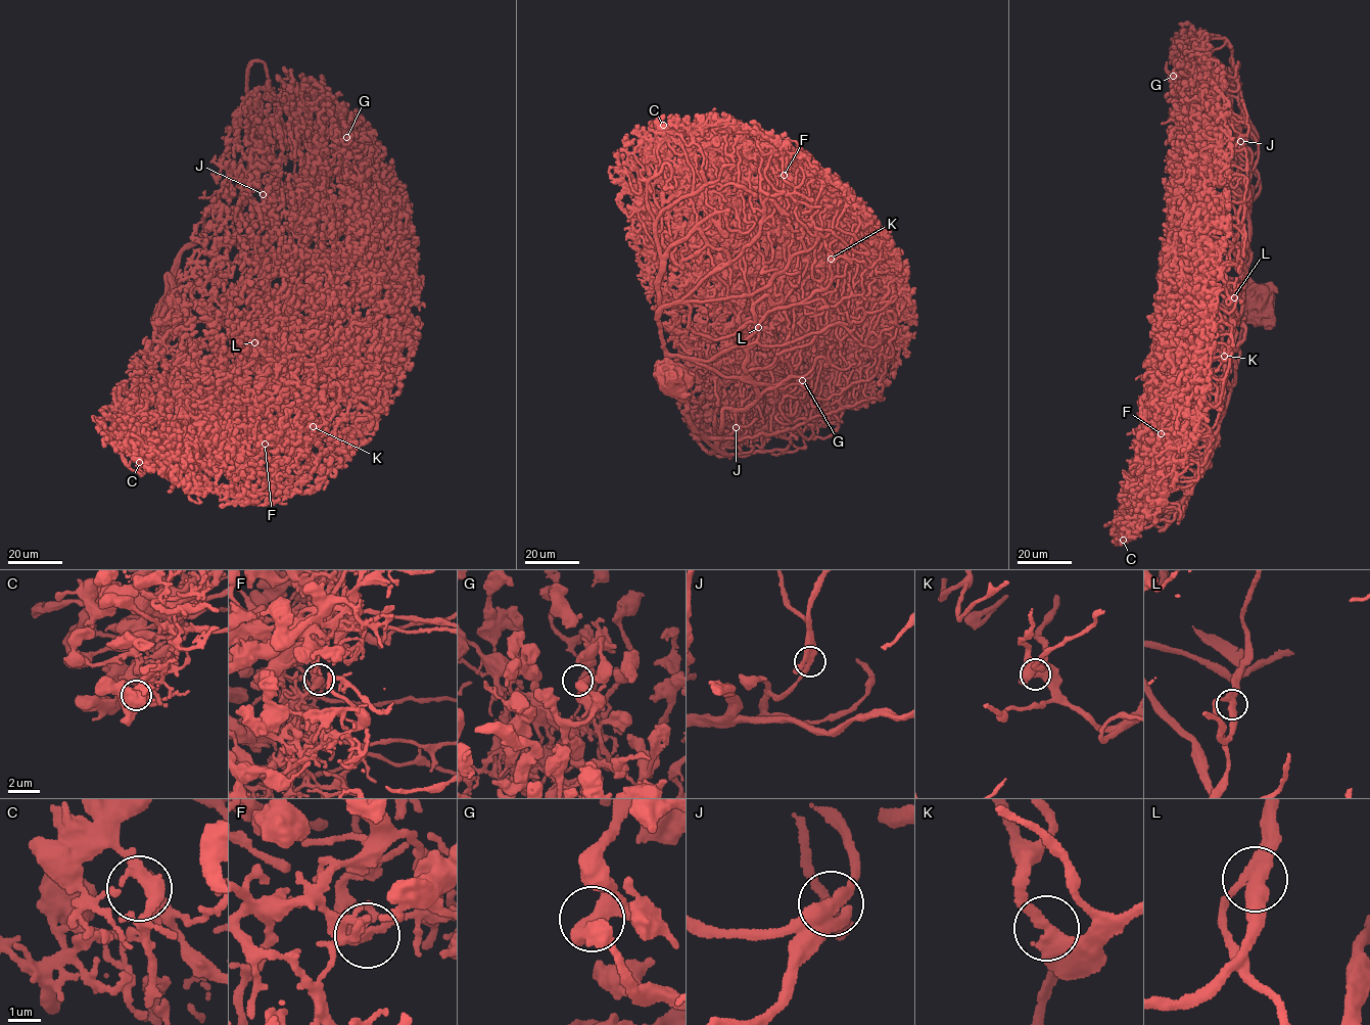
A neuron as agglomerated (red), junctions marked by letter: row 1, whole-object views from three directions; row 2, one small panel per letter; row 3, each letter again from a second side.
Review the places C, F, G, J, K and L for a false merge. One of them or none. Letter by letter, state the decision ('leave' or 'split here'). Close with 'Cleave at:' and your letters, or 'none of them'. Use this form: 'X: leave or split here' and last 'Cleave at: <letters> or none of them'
C: leave
F: leave
G: leave
J: leave
K: leave
L: leave
Cleave at: none of them

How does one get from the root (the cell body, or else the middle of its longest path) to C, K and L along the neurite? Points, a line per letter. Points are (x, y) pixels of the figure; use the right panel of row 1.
C: (1254, 295), (1231, 281), (1218, 443), (1167, 525), (1132, 525), (1123, 540)
K: (1254, 295), (1231, 280), (1229, 293), (1241, 283), (1244, 301), (1238, 323), (1237, 318), (1231, 320), (1223, 357)
L: (1254, 295), (1245, 285), (1233, 279), (1229, 293), (1239, 283), (1243, 291), (1244, 287), (1237, 289), (1234, 298)

